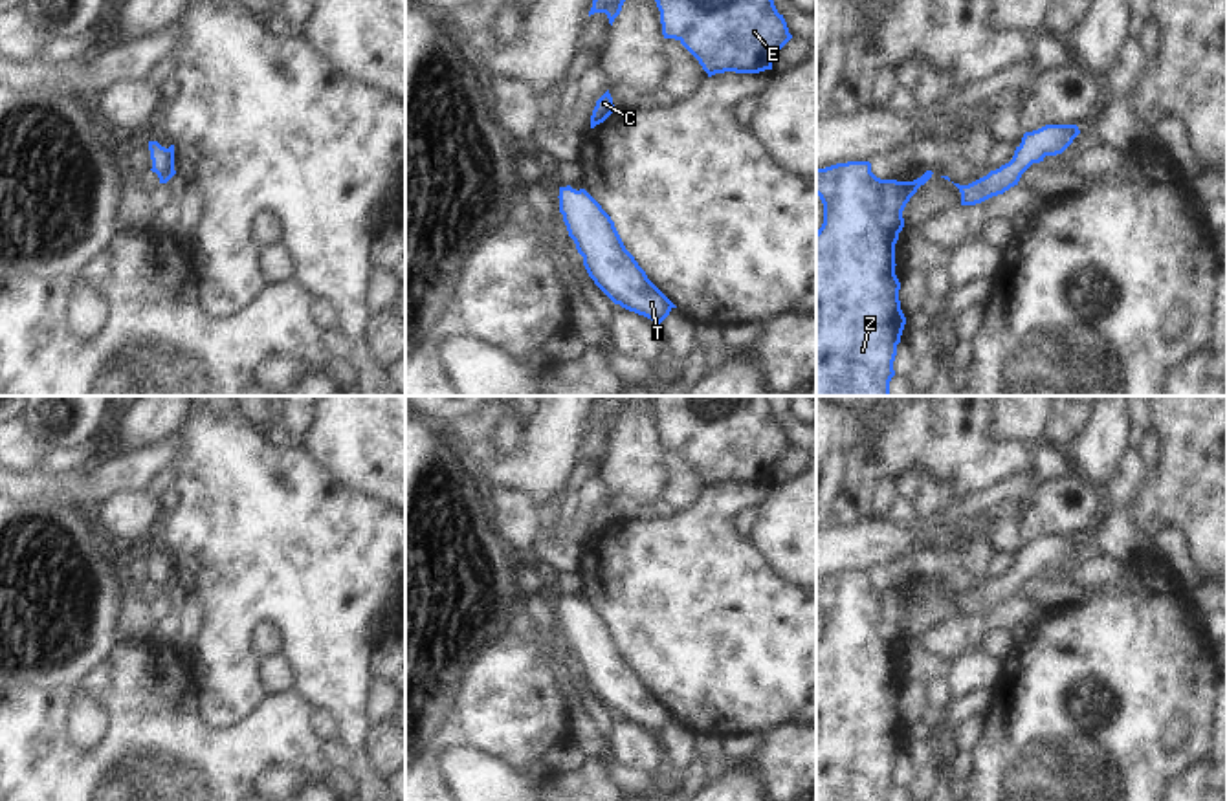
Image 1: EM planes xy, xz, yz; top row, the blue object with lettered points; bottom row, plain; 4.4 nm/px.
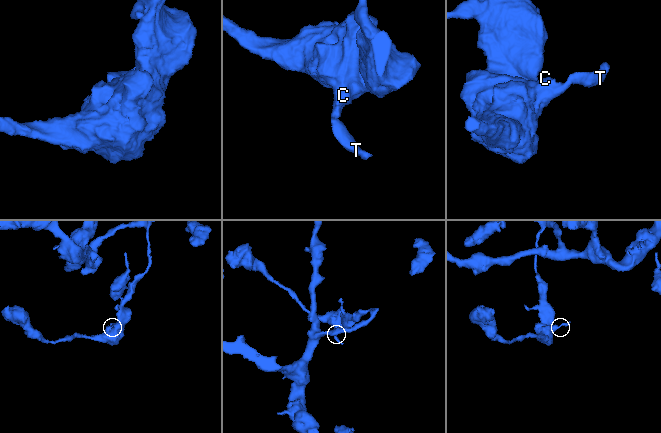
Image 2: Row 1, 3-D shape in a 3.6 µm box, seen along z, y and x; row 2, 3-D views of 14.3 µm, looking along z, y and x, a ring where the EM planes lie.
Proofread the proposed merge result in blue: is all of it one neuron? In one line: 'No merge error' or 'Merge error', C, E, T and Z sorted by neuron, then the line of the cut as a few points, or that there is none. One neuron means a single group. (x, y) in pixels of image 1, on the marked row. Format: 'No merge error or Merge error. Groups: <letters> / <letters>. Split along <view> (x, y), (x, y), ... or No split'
No merge error. Groups: C E T Z. No split

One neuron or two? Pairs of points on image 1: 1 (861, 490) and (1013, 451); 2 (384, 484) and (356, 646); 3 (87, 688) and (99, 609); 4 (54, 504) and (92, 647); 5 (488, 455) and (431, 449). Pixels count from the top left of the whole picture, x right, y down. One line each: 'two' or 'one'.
1: one
2: two
3: two
4: one
5: two

